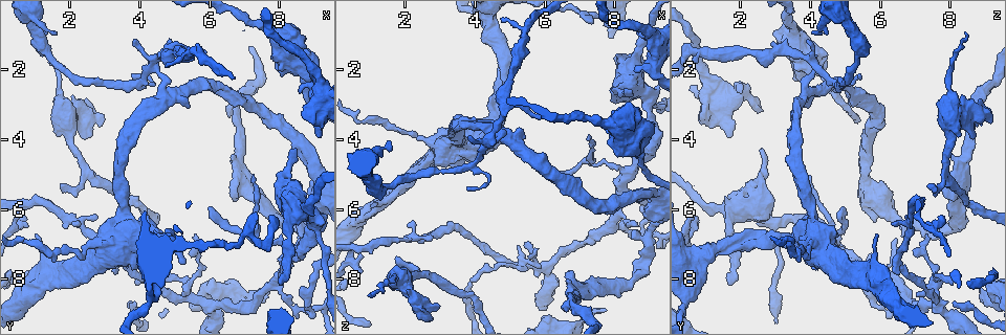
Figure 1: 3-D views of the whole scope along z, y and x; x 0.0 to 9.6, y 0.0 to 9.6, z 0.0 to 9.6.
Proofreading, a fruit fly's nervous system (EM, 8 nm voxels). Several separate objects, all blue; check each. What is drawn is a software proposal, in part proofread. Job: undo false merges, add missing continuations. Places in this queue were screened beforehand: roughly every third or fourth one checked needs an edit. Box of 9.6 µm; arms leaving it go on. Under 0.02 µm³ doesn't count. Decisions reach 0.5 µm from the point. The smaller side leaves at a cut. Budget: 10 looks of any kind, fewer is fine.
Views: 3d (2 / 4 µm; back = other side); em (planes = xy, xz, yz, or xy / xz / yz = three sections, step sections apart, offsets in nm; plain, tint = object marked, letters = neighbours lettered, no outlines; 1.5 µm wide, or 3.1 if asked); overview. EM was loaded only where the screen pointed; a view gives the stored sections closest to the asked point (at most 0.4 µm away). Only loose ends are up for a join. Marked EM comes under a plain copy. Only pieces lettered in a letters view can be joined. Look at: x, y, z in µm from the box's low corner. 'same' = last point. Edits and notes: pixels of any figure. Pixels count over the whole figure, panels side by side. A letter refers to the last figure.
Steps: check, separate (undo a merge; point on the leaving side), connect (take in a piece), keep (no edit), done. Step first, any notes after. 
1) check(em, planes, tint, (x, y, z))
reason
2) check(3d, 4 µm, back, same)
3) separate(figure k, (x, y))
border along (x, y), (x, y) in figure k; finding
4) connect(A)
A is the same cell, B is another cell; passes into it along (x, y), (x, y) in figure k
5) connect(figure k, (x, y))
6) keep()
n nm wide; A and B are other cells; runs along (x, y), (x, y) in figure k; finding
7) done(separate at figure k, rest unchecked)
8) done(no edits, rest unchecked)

check(3d, 4 µm, (2.85, 3.40, 9.15))
an open end

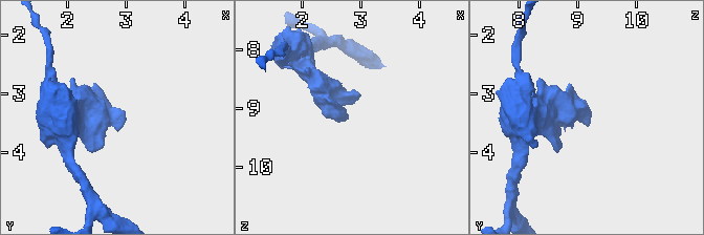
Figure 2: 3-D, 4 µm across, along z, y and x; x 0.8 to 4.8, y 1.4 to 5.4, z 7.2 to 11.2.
check(em, xz, step 4, letters, (2.80, 3.40, 9.15))

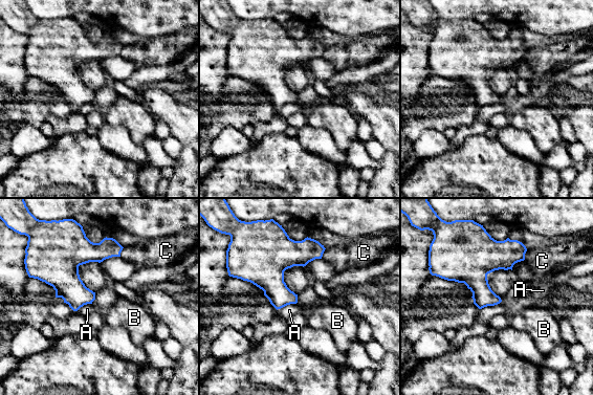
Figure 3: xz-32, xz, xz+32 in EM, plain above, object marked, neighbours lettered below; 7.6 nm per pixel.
keep()
A, B and C are other cells; border along (501, 301), (479, 309) in figure 3; no lettered piece goes on from it

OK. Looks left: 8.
check(3d, 2 µm, (4.35, 1.90, 4.15))
abrupt turn

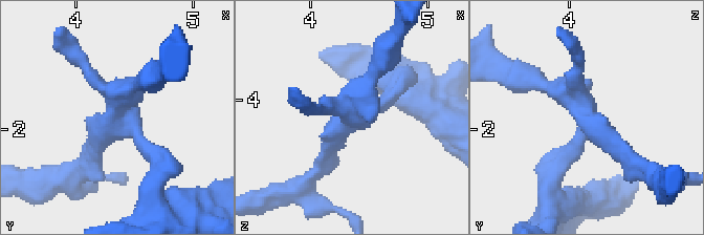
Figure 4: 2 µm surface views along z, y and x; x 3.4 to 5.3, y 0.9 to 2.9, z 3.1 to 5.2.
check(em, planes, letters, (4.40, 1.96, 4.14))

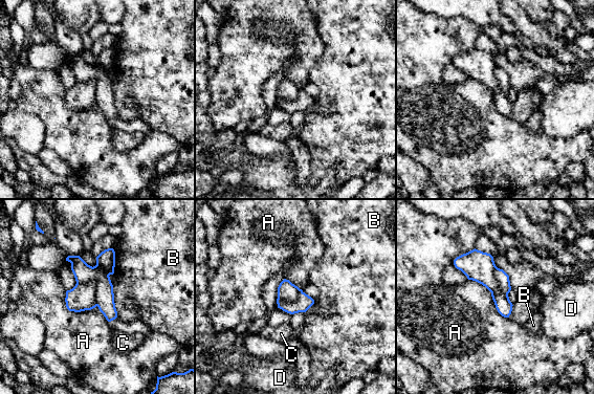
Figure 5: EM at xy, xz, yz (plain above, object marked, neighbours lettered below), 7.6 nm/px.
separate(figure 5, (82, 297))
190 nm wide; A, B, C and D are other cells; border along (76, 282), (94, 282), (97, 305) in figure 5; a second neuron is stuck on

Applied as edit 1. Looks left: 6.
check(3d, 4 µm, (0.65, 6.15, 7.75))
free end

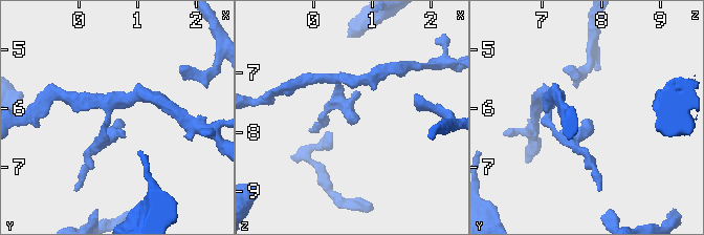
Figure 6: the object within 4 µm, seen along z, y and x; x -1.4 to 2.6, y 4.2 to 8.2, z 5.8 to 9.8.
check(em, planes, letters, (0.70, 6.15, 7.70))

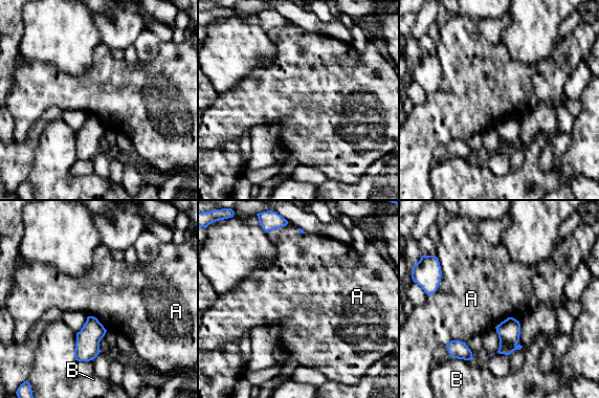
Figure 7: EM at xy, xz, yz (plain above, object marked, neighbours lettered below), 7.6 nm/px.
keep()
A touches over 220 nm; A and B are other cells; border along (441, 270), (441, 282), (429, 295) in figure 7; none of them fits

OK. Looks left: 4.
check(3d, 4 µm, (2.90, 6.70, 4.75))
free end

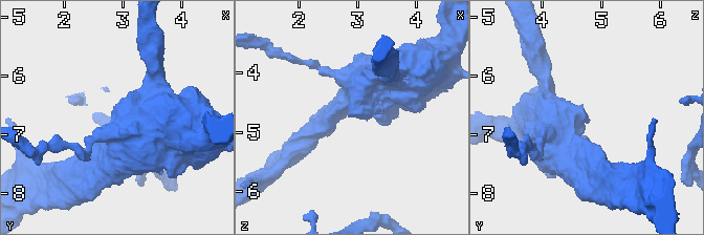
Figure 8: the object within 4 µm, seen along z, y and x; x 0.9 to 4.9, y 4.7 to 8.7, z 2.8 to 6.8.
check(em, yz, step 8, letters, (2.90, 6.70, 4.70))
now the EM

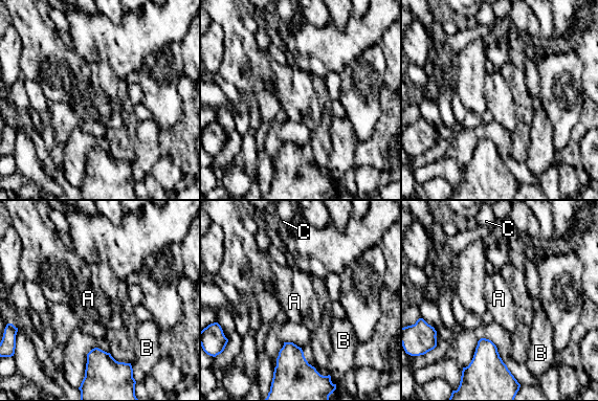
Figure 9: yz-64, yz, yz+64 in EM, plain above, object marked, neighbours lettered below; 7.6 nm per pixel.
check(em, planes, letters, same)
cut it another way

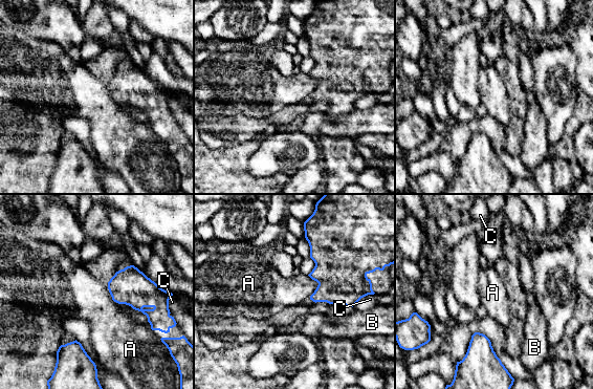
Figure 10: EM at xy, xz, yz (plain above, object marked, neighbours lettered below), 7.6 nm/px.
keep()
A, B and C are other cells; border along (308, 275), (317, 283), (309, 299) in figure 10; no lettered piece goes on from it

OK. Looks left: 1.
done(separate at figure 5, rest unchecked)

